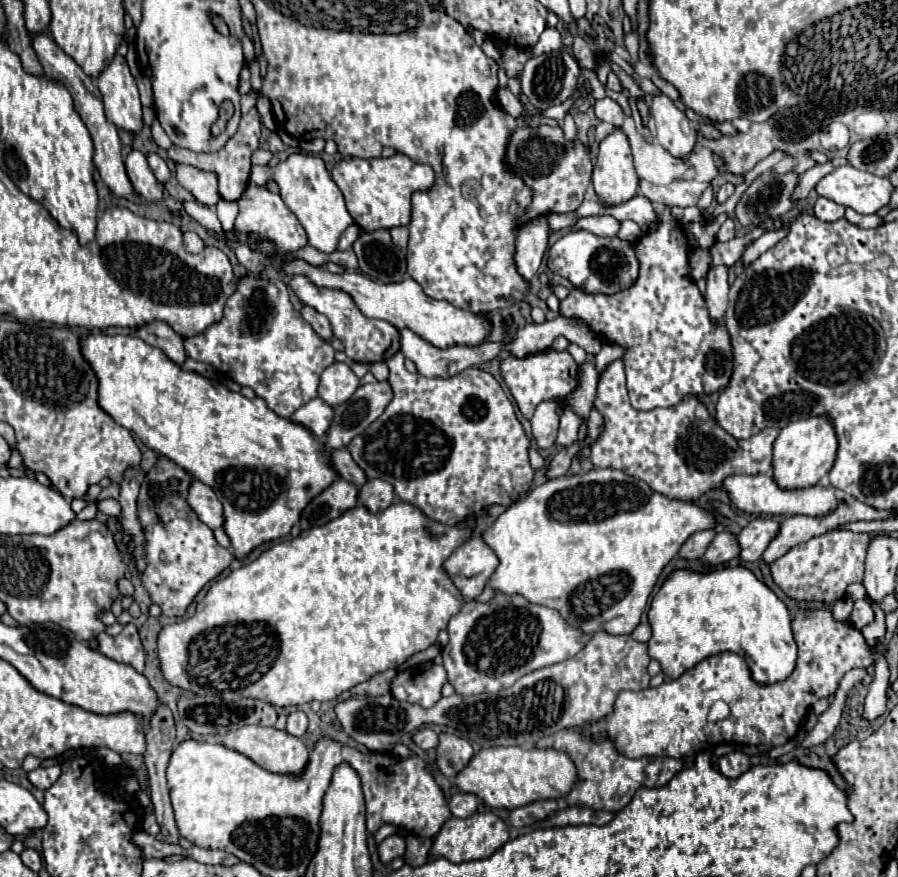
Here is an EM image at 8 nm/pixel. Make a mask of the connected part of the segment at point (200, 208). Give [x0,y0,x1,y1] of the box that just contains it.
[183,200,221,236]

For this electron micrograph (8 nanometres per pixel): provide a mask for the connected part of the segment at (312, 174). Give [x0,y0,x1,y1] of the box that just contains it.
[250,152,353,254]

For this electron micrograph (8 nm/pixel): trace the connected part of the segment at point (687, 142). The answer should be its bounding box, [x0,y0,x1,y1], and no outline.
[651,94,697,162]

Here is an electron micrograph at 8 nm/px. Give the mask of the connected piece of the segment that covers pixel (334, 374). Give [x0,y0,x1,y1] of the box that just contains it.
[319,362,359,408]

